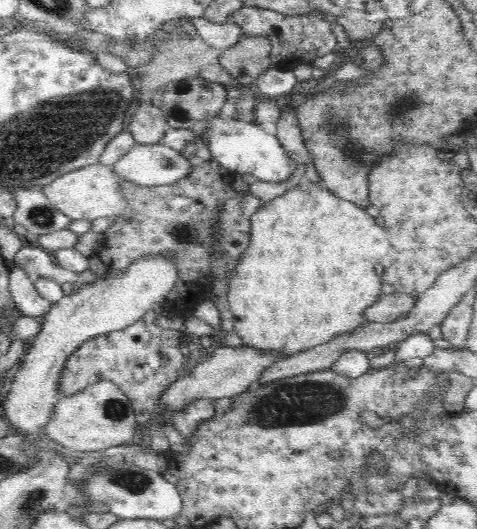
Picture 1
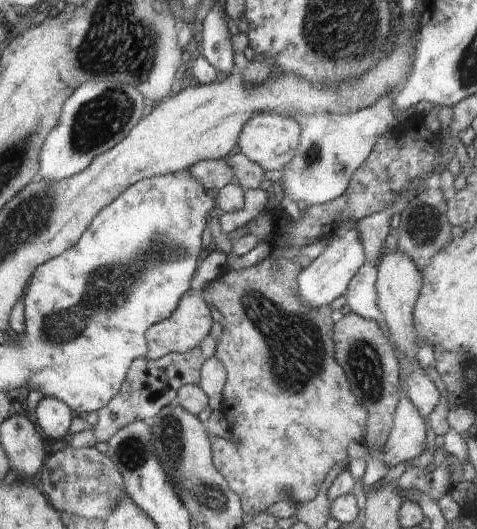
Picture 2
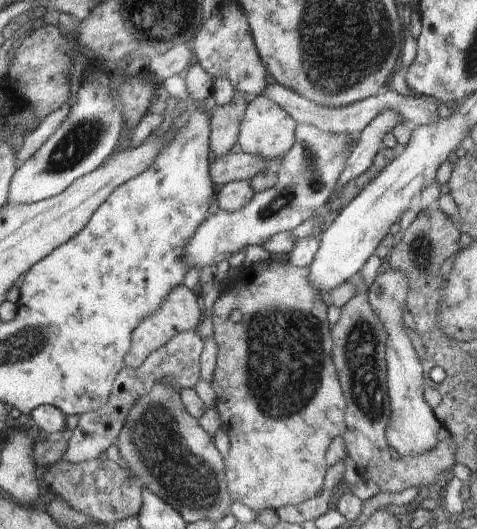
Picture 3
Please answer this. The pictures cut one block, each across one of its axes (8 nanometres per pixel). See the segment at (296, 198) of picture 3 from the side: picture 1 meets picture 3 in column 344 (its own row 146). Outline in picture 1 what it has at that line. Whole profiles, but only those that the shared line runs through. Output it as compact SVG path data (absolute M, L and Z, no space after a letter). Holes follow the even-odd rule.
M136 143L122 158L113 164L114 172L123 180L140 186L160 186L184 178L191 162L163 144Z

